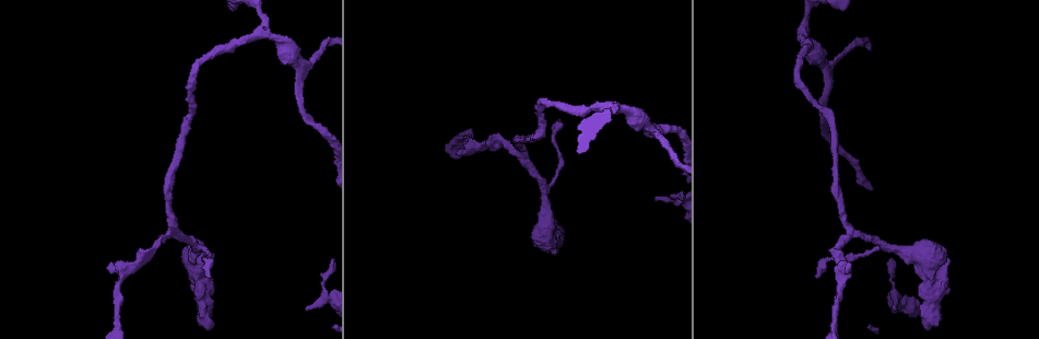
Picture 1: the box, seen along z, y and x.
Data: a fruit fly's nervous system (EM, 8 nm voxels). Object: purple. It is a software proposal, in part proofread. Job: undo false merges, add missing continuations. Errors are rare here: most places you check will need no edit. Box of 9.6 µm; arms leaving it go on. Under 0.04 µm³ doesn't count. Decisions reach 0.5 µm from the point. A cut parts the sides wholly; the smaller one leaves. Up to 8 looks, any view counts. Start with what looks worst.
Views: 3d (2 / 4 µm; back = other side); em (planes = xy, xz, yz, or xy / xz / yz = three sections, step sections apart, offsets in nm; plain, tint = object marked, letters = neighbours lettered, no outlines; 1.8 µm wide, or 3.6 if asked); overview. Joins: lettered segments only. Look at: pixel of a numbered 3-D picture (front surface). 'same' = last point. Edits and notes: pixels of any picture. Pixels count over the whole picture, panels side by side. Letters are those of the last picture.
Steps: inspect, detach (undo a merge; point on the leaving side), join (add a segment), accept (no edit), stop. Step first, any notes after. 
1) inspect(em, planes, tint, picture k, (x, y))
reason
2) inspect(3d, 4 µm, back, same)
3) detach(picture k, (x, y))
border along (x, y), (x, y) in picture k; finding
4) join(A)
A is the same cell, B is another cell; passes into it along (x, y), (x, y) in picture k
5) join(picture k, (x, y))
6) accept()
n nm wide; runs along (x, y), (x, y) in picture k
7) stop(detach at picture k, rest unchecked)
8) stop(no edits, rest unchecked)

inspect(3d, 2 µm, picture 1, (802, 32))
sharp bend

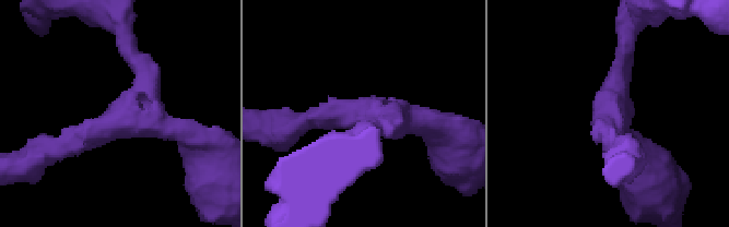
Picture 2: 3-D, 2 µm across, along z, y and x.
inspect(em, xz, step 8, tint, picture 2, (611, 116))

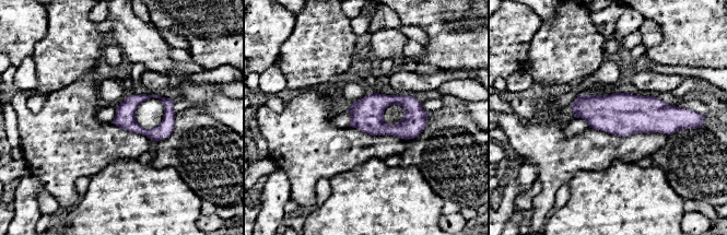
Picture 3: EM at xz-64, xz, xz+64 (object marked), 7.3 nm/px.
inspect(em, planes, letters, same)

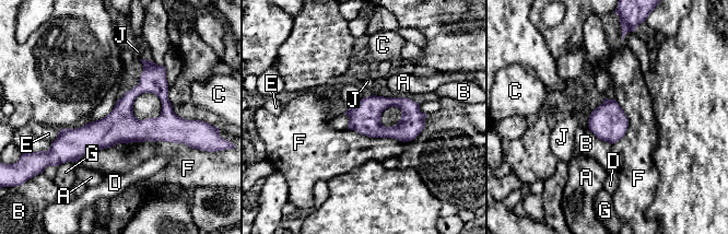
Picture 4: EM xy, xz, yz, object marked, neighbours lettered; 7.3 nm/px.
accept()
F touches over 480 nm; A, B, C, D, E, F, G and J are other cells; border along (347, 128), (370, 137), (410, 141) in picture 4; all the same neuron

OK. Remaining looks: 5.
inspect(3d, 4 µm, picture 1, (214, 325))
an open end

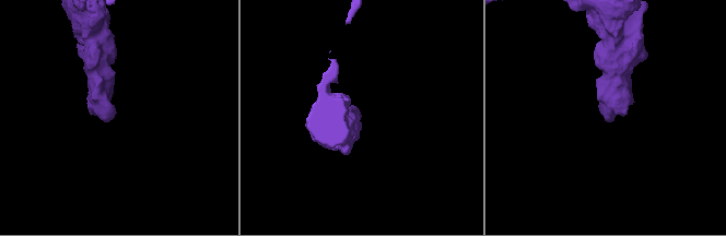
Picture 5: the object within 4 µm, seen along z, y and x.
inspect(em, xy, step 8, tint, picture 5, (605, 113))

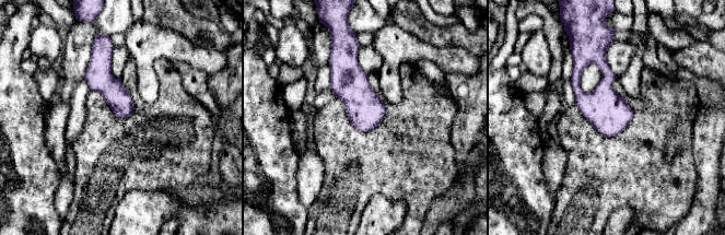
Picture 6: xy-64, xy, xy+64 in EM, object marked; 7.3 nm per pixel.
inspect(em, xz, step 16, letters, same)

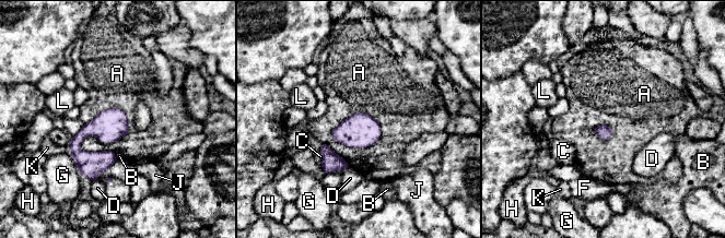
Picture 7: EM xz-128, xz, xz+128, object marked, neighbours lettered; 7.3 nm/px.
accept()
A, B, C, D, F, G, H, J, K and L are other cells; border along (382, 129), (366, 146), (330, 134) in picture 7; no lettered segment goes on from it

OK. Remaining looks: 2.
inspect(em, yz, step 16, plain, picture 1, (821, 276))
tapers out

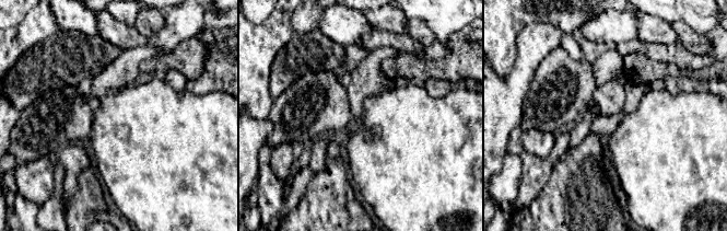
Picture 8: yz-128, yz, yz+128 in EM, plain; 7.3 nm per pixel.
inspect(em, yz, step 16, letters, same)

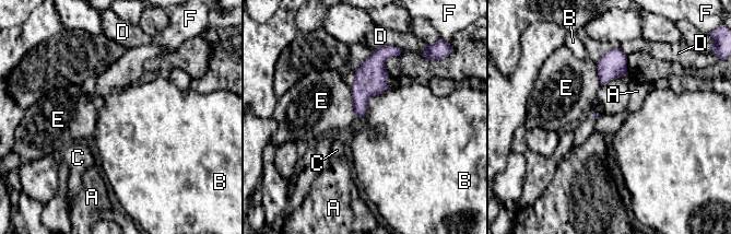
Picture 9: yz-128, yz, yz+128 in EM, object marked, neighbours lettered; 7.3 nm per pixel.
accept()
A, B, C, D, E and F are other cells; border along (388, 86), (368, 98), (363, 115) in picture 9; none of them fits

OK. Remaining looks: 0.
stop(no edits, rest unchecked)

